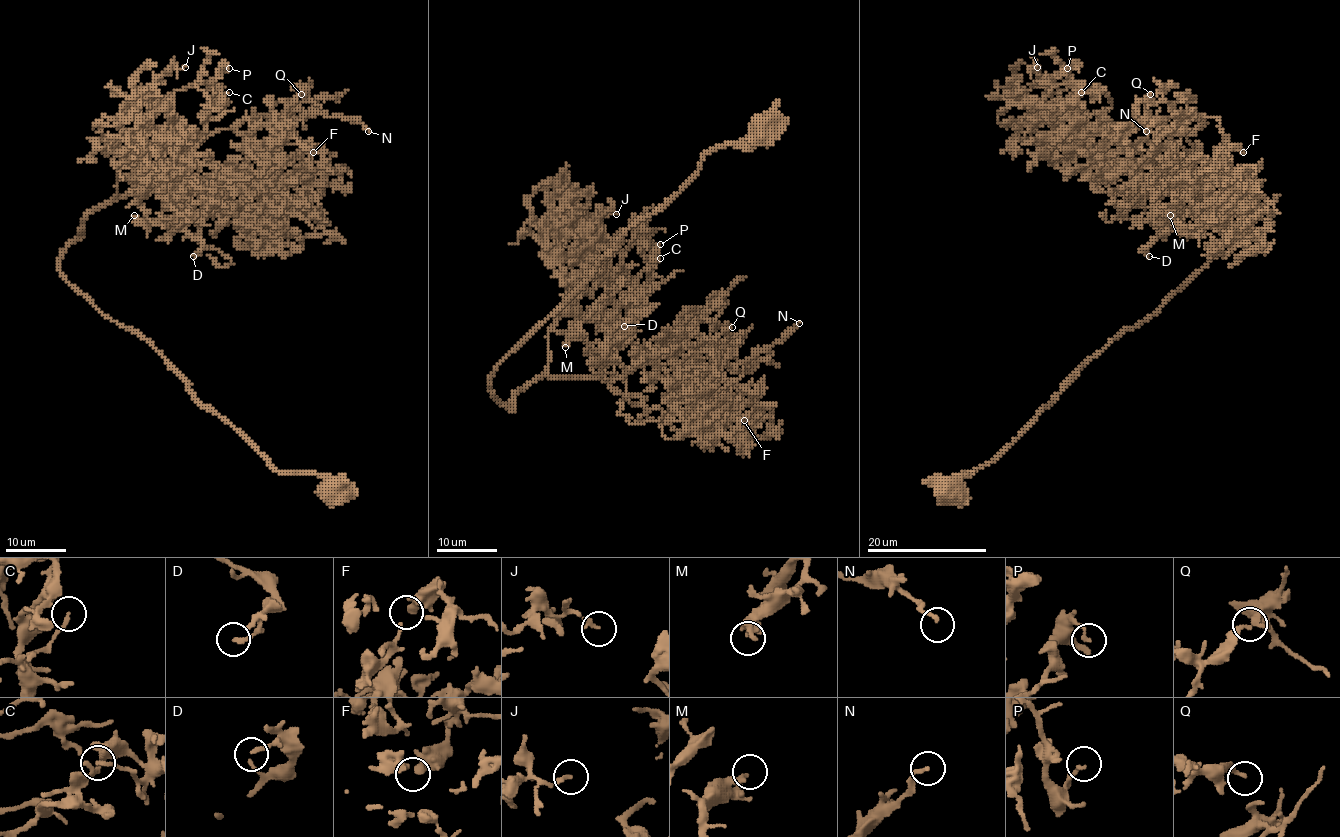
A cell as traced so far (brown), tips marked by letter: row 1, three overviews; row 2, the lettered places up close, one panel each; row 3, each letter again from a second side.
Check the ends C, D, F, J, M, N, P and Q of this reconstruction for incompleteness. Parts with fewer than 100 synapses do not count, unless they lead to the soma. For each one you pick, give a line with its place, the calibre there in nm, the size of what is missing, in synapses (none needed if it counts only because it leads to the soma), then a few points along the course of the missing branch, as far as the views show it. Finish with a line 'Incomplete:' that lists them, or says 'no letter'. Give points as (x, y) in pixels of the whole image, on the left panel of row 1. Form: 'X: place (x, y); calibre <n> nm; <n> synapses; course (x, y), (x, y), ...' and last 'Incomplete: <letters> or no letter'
Incomplete: no letter

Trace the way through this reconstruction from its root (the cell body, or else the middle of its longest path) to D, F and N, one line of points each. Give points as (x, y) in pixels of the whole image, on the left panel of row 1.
D: (331, 494), (280, 473), (59, 268), (89, 212), (179, 161), (160, 194), (196, 191), (193, 256)
F: (331, 494), (280, 473), (59, 268), (89, 212), (179, 166), (211, 161), (247, 203), (313, 152)
N: (331, 494), (319, 475), (280, 473), (59, 257), (89, 212), (193, 164), (247, 118), (325, 113), (368, 131)

